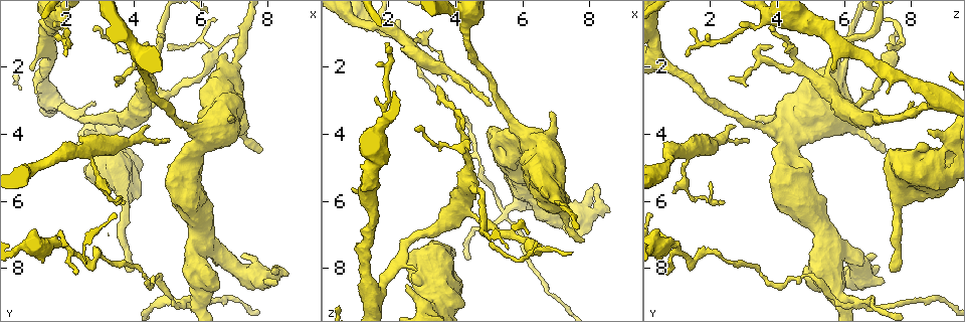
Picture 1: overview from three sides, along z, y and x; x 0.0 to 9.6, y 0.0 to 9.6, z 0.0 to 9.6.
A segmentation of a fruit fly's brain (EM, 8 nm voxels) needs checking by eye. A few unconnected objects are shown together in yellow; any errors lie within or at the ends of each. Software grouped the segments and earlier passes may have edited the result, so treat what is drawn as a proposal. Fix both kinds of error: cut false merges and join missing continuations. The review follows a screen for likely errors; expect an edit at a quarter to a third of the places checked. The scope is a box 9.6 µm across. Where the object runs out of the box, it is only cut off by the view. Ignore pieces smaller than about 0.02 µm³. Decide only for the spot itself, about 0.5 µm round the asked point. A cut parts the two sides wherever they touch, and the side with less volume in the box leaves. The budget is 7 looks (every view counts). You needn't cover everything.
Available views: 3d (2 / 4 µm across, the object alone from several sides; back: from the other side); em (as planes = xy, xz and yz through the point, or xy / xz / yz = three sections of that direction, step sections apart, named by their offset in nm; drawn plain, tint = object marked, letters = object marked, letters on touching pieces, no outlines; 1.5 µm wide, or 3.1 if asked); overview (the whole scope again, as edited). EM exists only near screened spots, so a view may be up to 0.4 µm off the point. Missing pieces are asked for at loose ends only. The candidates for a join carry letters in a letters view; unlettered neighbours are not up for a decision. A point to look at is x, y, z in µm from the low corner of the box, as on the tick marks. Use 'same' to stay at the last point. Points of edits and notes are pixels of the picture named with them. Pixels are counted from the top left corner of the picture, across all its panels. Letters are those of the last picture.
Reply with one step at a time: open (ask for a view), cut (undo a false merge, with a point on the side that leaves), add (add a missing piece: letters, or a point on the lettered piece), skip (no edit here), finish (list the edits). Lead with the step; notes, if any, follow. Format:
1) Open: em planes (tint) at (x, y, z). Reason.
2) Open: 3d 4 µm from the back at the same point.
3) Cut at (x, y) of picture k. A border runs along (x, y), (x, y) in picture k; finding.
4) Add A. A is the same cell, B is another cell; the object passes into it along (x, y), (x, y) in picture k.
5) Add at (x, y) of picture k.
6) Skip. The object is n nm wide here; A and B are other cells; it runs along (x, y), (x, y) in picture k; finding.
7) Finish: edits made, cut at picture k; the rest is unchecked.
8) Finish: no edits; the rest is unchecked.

Open: 3d 4 µm at (3.70, 6.05, 2.50). Free end.

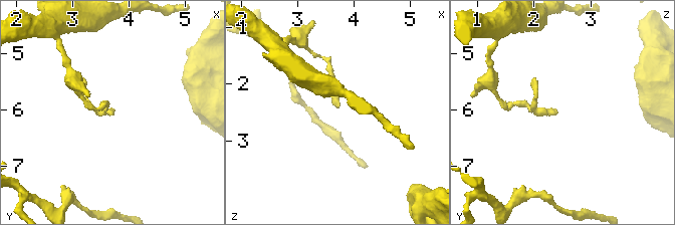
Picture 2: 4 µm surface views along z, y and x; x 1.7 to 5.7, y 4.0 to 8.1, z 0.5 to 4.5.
Open: em planes (letters) at (3.70, 6.10, 2.40). Need the tissue.

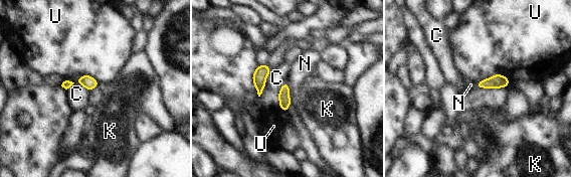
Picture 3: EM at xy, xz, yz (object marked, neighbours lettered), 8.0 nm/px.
Skip. The longest contact is with C, 240 nm; C, K, N and U are other cells; a border runs along (496, 72), (477, 82) in picture 3; none of them fits.

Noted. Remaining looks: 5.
Open: em planes (plain) at (2.55, 4.50, 1.30). Sharp bend.

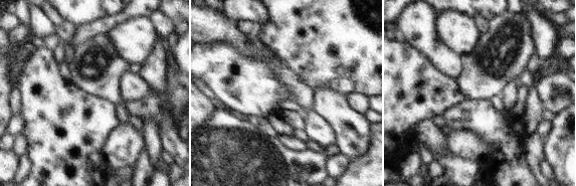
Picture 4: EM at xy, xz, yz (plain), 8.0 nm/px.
Open: em planes (tint) at the same point.

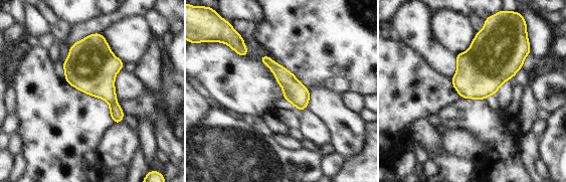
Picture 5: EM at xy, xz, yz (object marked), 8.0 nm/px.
Open: em planes (letters) at the same point.

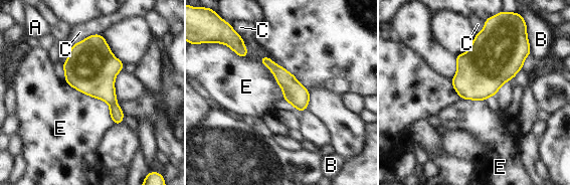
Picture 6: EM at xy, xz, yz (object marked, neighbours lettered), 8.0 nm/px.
Skip. The longest contact is with E, 550 nm; A, B, C and E are other cells; a border runs along (63, 81), (104, 100), (115, 124) in picture 6; one neuron here.

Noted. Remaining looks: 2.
Open: em xy step 4 (plain) at (1.95, 0.95, 1.35). An open end.

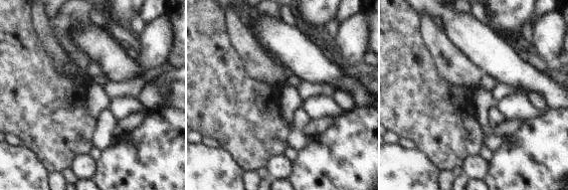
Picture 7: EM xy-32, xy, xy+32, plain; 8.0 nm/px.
Open: em xy step 4 (letters) at the same point.

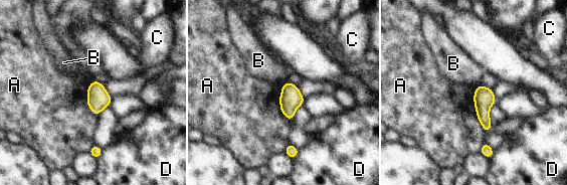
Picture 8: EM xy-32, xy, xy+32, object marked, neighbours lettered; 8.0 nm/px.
Skip. The object is 160 nm wide here; the longest contact is with A, 360 nm; A, B, C and D are other cells; none of them fits.

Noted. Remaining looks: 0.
Finish: no edits; the rest is unchecked.

